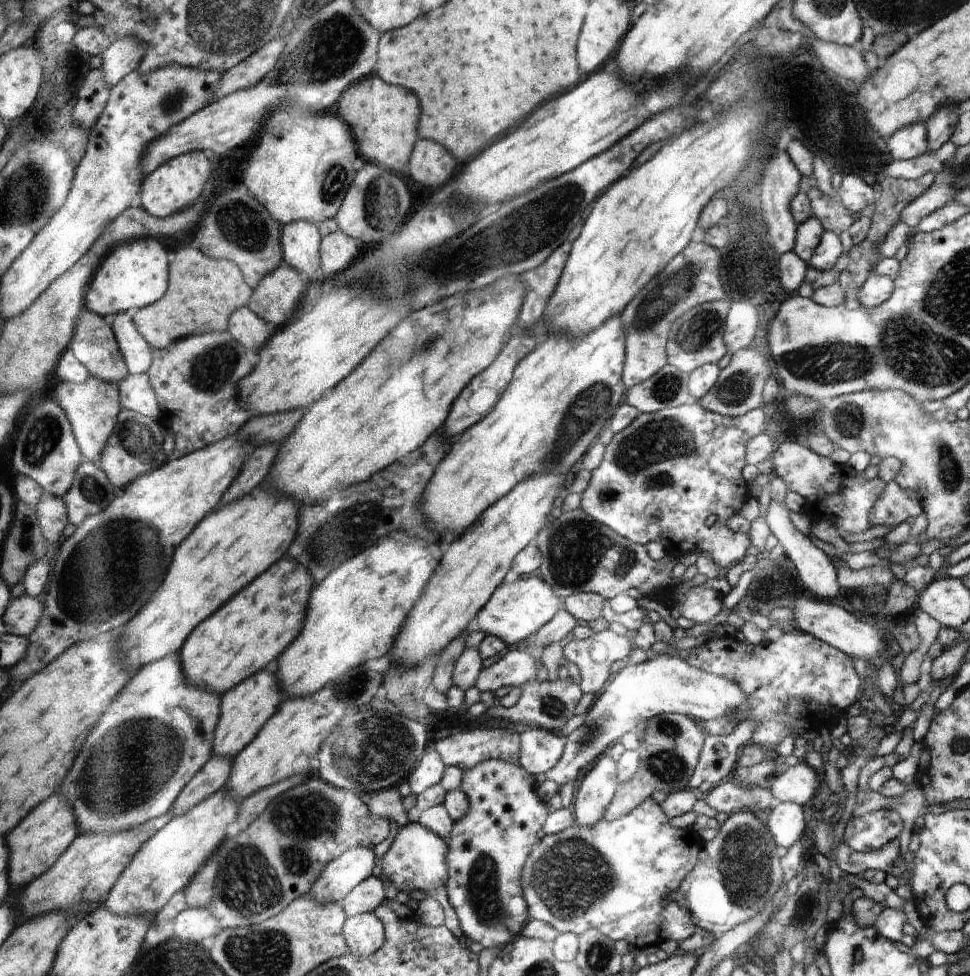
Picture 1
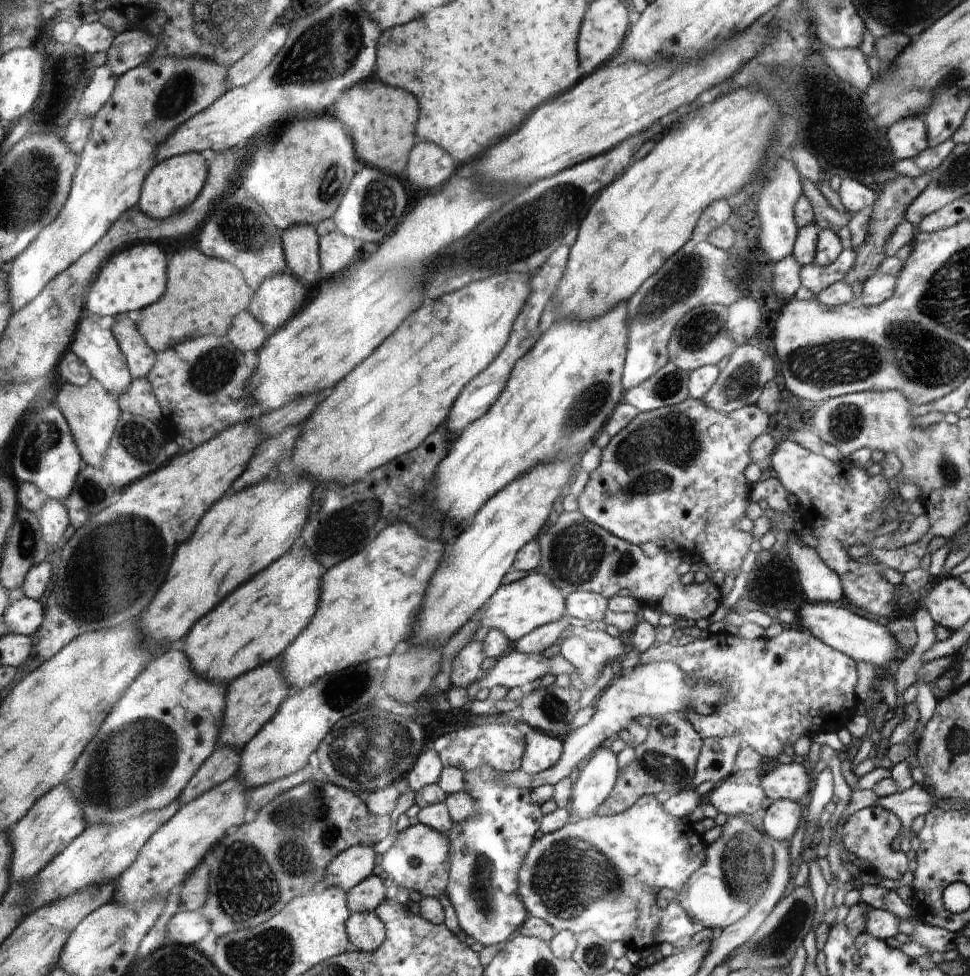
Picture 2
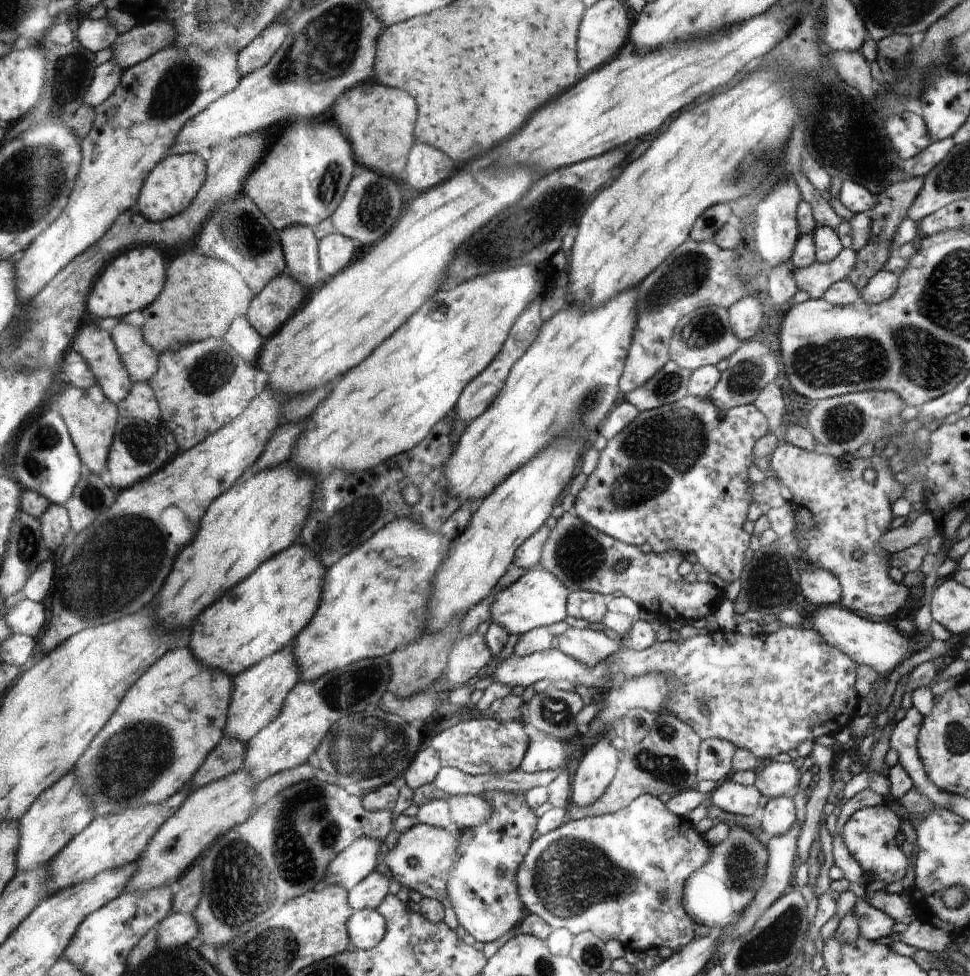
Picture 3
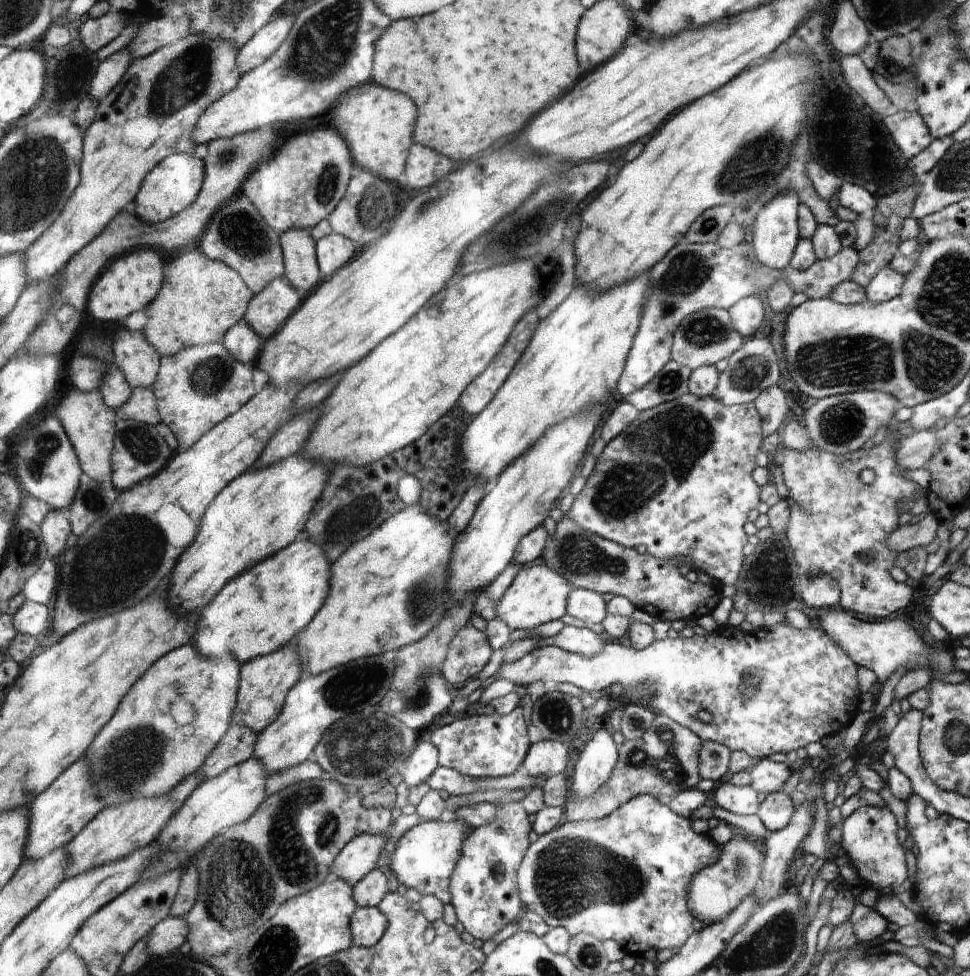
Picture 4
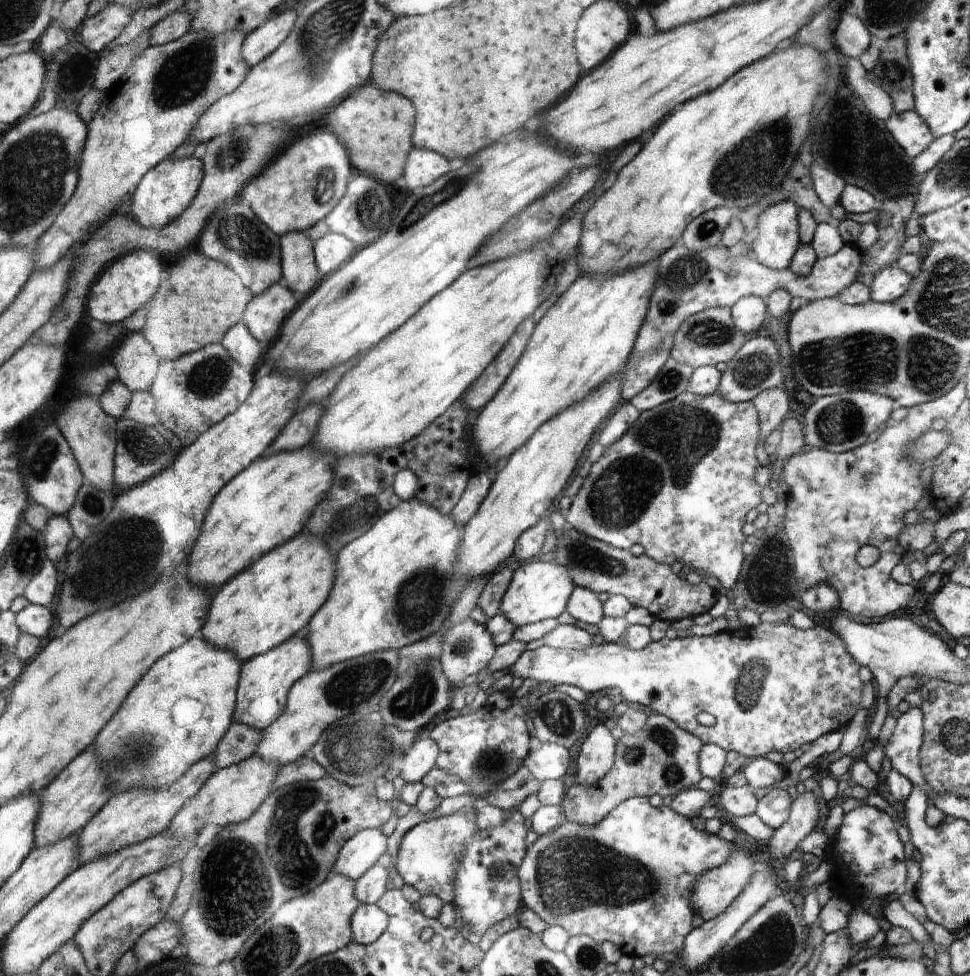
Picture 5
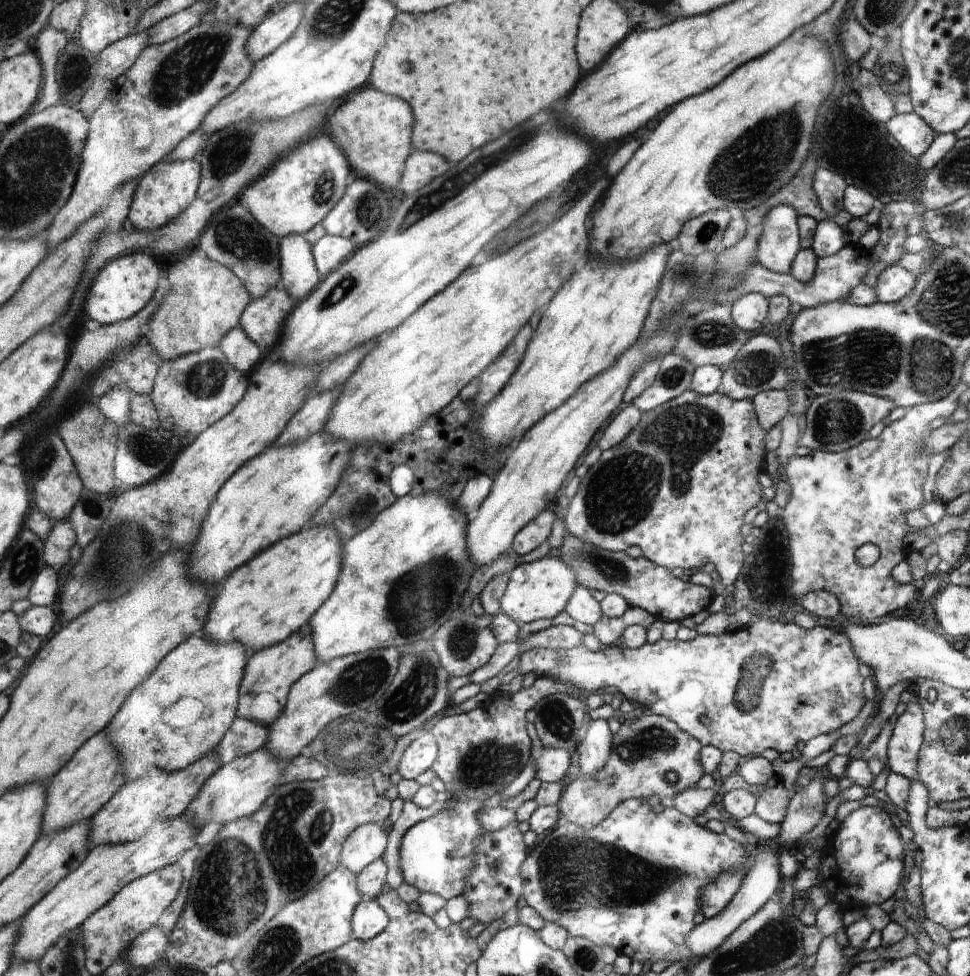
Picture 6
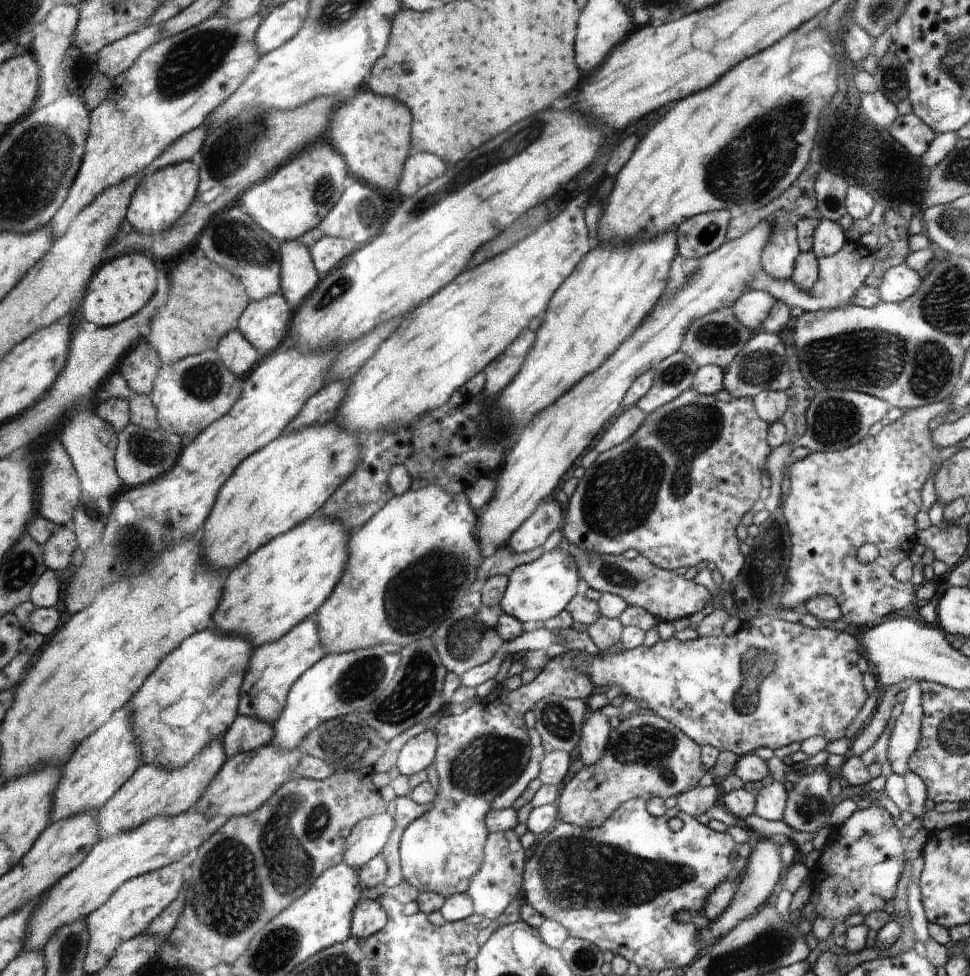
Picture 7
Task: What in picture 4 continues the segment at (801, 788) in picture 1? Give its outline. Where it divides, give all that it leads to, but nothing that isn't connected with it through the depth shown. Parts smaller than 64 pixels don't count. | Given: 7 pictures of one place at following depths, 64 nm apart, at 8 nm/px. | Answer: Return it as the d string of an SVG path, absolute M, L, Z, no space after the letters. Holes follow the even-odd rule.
M764 759L759 762L750 772L751 787L760 794L782 792L784 784L790 778L790 768L784 763Z

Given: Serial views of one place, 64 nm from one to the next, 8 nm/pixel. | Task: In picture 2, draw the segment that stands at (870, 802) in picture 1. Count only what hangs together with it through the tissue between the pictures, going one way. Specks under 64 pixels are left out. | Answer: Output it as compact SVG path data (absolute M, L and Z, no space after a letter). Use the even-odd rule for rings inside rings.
M914 785L885 797L878 797L875 804L892 811L900 817L902 823L901 847L903 853L911 849L910 829L917 828L922 817L935 806L936 799L922 786Z

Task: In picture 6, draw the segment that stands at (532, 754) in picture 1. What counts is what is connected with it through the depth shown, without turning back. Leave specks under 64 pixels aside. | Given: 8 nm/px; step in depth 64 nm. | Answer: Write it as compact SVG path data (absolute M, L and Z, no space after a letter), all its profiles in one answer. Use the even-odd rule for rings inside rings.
M543 747L542 754L533 761L536 764L535 777L542 783L555 783L566 776L570 755L563 748Z

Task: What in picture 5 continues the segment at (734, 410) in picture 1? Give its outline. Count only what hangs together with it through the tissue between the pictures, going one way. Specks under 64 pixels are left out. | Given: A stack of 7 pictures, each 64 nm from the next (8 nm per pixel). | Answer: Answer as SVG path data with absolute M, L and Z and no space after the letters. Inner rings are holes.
M753 334L727 364L727 369L723 372L722 380L719 382L718 393L731 403L752 401L763 390L780 387L782 378L784 378L784 374L782 374L782 366L780 366L778 348L774 346L774 342L769 337L759 337Z

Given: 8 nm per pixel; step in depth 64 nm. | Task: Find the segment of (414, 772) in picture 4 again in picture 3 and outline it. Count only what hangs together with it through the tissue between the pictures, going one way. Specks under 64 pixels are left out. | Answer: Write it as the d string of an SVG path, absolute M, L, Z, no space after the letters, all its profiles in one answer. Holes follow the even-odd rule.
M429 741L426 746L428 748L420 750L415 760L412 761L412 768L404 775L407 785L413 791L424 784L430 784L442 767L438 753L431 747Z

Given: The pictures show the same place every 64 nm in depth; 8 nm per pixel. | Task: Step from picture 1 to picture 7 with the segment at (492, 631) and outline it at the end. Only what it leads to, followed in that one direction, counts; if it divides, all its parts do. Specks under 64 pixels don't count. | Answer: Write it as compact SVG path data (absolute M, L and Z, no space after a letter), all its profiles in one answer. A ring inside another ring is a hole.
M561 546L546 551L534 562L518 565L510 574L507 589L500 601L501 612L523 622L544 622L567 609L571 600L579 593L577 558Z

